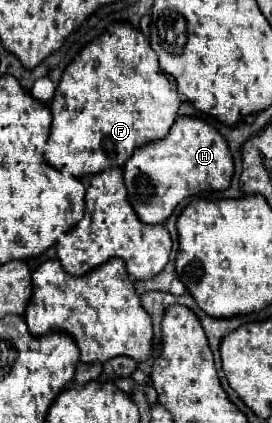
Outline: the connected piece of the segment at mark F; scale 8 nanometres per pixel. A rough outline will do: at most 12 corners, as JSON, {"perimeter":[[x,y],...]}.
{"perimeter":[[114,23],[66,67],[44,157],[78,179],[168,135],[180,93]]}

